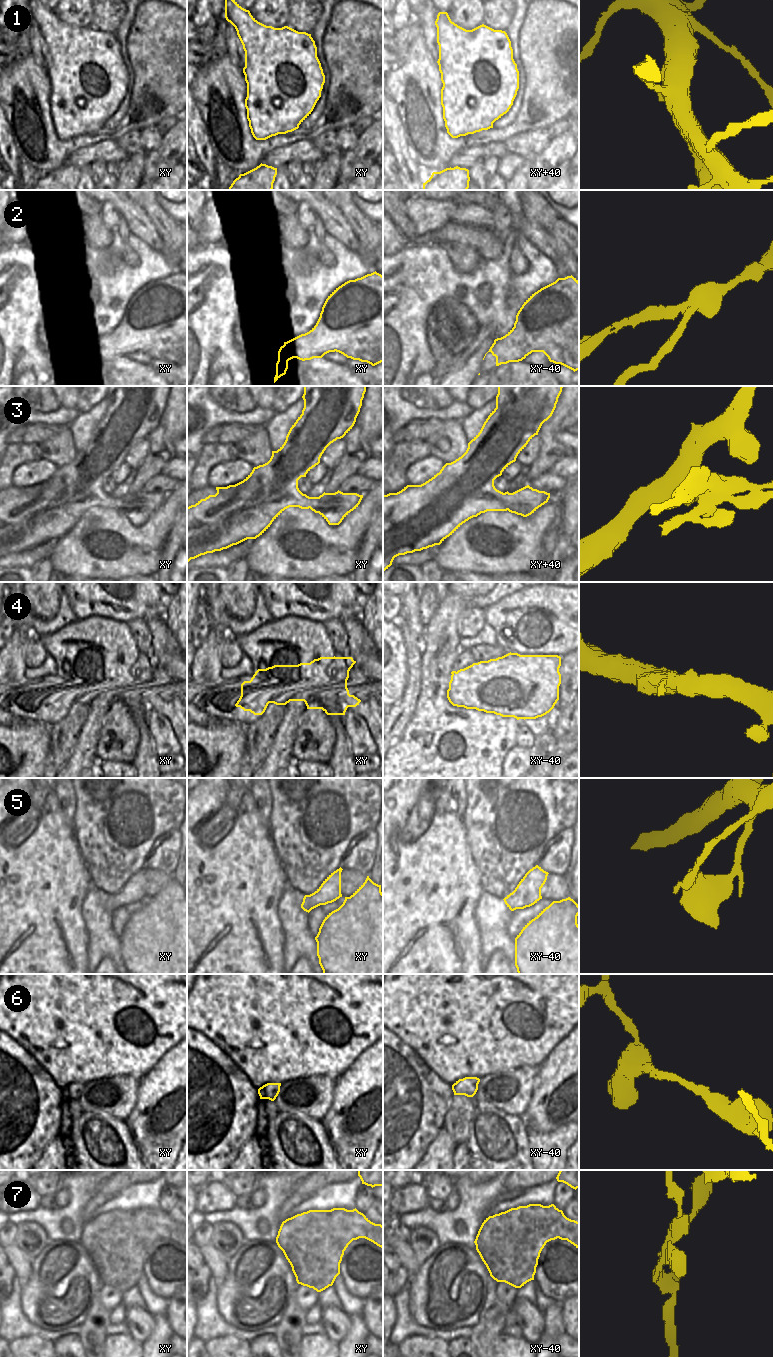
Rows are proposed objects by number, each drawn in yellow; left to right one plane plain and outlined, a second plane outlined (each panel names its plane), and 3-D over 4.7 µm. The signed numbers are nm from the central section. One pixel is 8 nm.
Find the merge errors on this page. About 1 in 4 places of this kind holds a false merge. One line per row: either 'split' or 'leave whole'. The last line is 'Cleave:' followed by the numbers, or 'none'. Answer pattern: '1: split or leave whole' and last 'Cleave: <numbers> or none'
1: leave whole
2: split
3: split
4: leave whole
5: leave whole
6: leave whole
7: split
Cleave: 2, 3, 7

